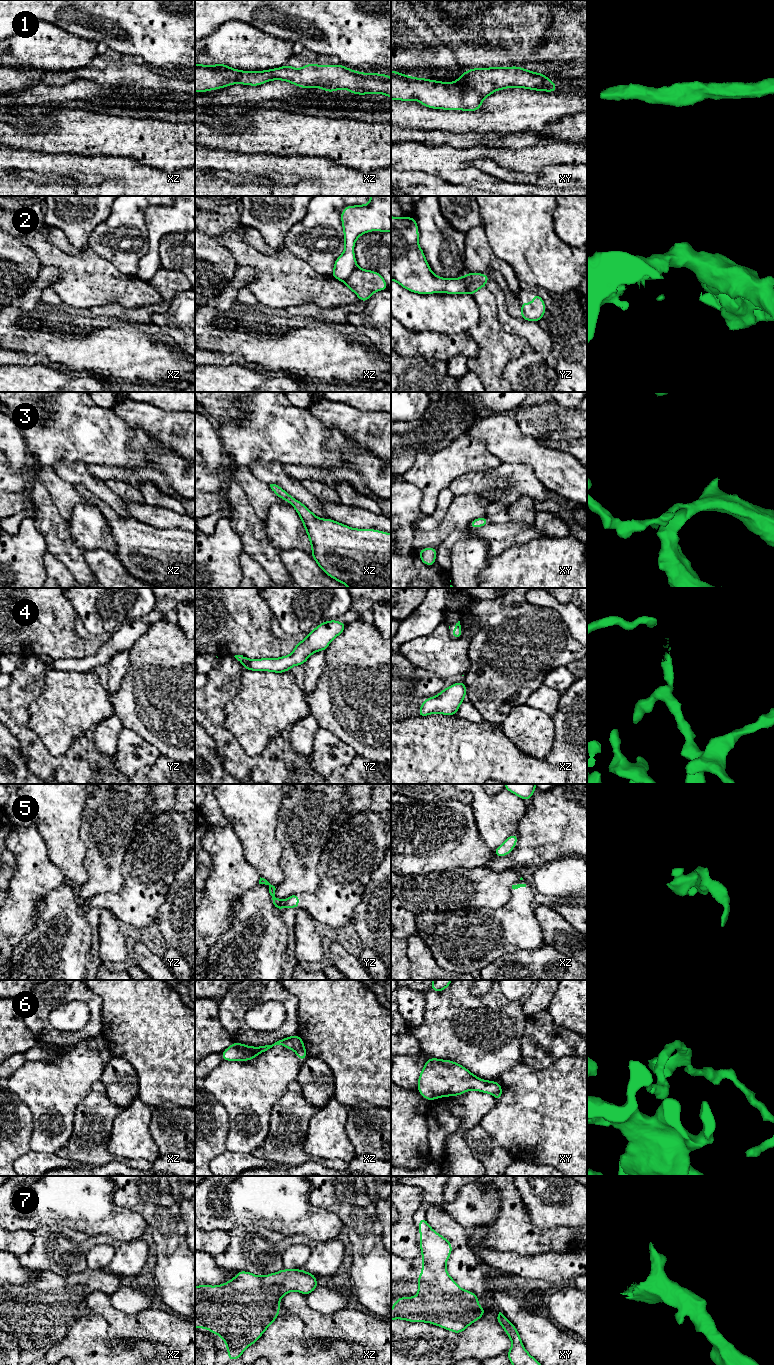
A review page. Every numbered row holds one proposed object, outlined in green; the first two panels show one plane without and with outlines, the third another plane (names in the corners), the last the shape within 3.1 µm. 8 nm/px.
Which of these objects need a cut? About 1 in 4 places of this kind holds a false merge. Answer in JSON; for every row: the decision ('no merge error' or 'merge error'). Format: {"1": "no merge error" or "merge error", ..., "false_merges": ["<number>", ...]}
{"1": "no merge error", "2": "merge error", "3": "no merge error", "4": "no merge error", "5": "no merge error", "6": "merge error", "7": "no merge error", "false_merges": ["2", "6"]}

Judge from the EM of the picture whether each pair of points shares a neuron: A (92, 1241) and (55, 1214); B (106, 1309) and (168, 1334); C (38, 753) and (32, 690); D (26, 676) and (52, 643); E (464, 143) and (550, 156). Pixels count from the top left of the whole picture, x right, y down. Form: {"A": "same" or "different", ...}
{"A": "different", "B": "same", "C": "same", "D": "different", "E": "different"}

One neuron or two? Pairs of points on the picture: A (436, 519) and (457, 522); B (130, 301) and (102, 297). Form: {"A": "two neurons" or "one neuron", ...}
{"A": "two neurons", "B": "one neuron"}

